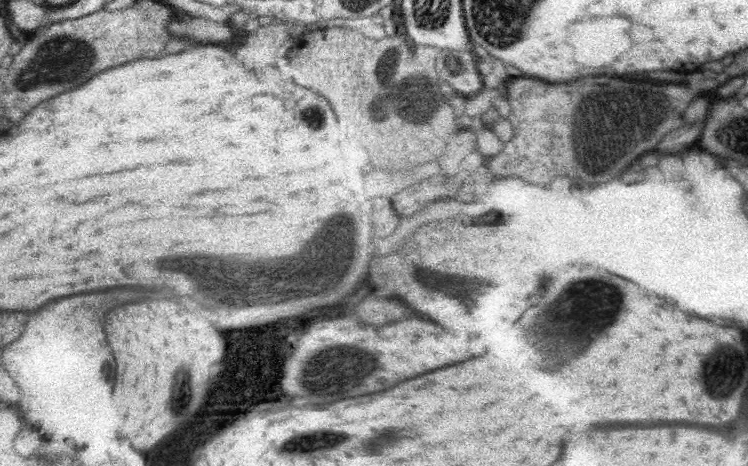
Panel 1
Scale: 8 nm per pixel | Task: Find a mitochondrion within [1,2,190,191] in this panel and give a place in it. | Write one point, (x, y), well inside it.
(58, 55)

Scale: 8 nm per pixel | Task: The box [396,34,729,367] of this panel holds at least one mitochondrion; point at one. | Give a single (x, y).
(620, 127)

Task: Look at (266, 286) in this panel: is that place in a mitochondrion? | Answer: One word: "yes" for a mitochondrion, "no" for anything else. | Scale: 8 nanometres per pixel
yes

